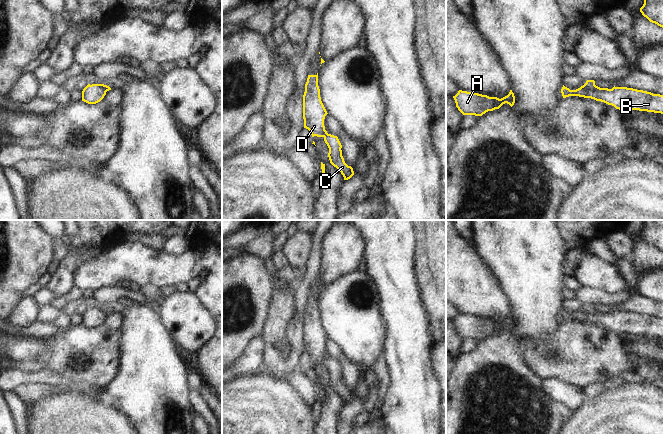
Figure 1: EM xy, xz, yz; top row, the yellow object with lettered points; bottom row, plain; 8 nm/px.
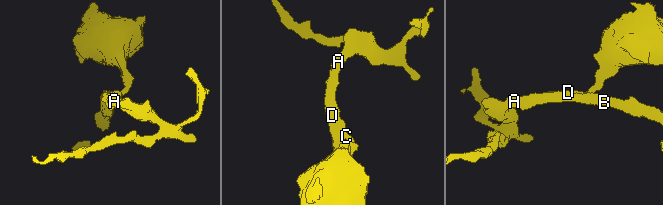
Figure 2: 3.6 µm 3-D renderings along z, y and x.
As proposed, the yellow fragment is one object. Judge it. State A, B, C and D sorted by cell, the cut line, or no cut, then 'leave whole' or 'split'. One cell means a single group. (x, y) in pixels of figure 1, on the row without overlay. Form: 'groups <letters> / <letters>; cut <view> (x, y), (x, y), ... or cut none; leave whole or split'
groups A B D / C; cut yz (583, 309), (588, 315), (597, 315), (602, 312); split

